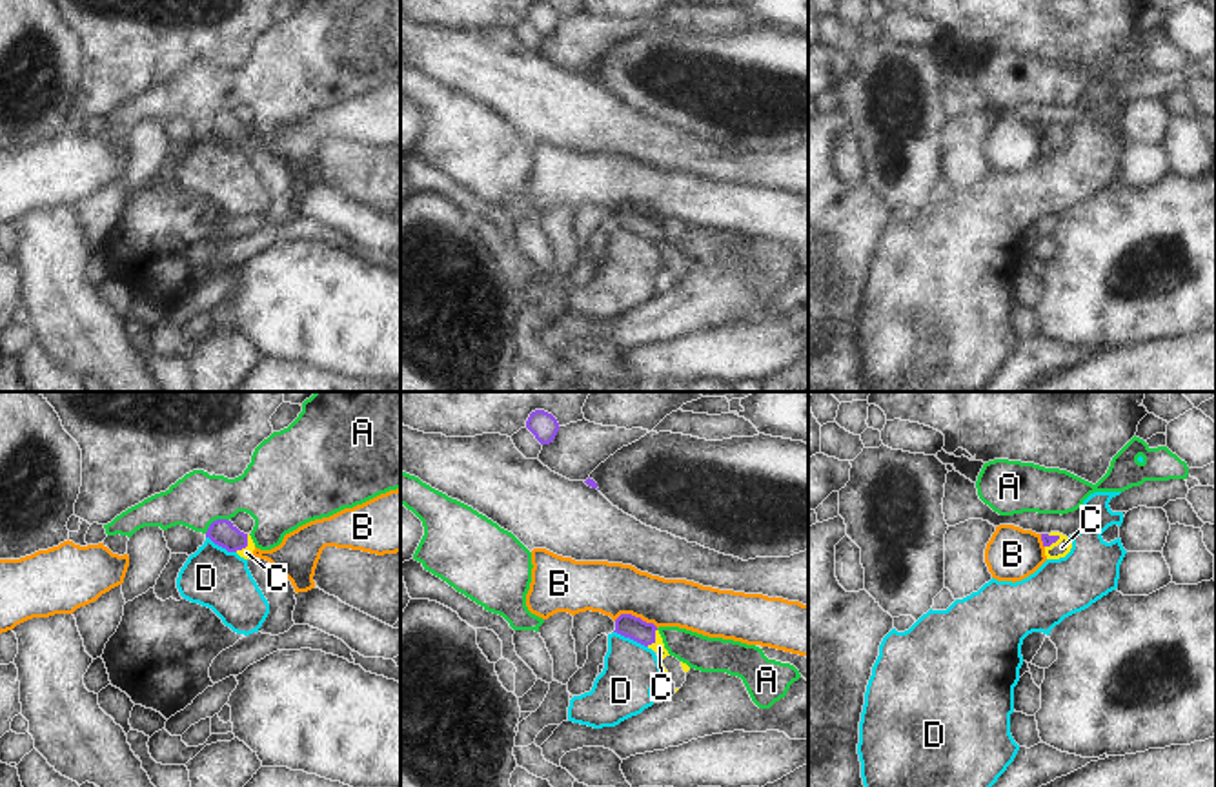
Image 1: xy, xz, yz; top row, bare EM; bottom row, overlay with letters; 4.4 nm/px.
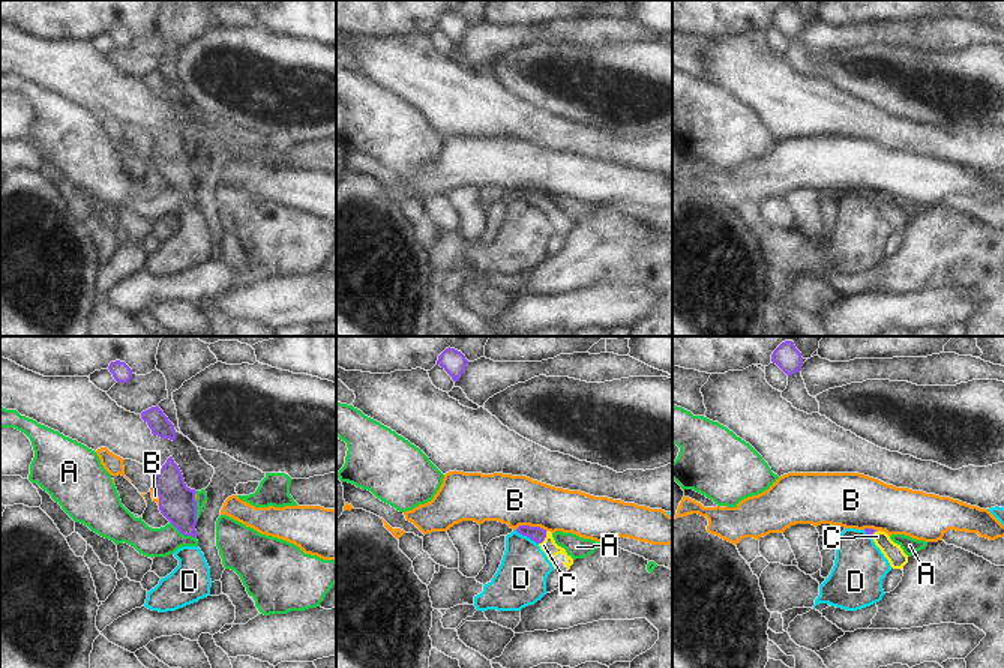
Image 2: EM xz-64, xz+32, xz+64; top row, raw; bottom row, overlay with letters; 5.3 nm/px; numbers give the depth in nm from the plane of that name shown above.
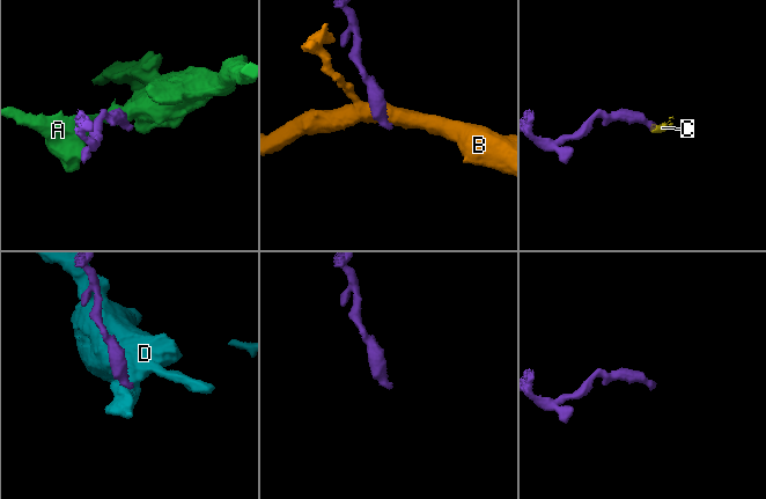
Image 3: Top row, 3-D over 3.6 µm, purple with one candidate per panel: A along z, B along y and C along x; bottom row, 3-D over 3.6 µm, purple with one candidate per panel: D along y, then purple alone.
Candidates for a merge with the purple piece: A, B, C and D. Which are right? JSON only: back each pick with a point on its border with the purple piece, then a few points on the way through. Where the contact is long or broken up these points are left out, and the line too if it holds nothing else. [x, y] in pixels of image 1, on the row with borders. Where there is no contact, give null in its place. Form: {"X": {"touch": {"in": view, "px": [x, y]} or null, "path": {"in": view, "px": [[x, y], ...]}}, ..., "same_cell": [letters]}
{"C": {"touch": {"in": "xy", "px": [246, 545]}, "path": {"in": "xy", "px": [[222, 532], [246, 545], [246, 552]]}}, "same_cell": ["C"]}

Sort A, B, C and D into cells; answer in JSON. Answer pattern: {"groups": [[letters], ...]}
{"groups": [["A"], ["B"], ["C"], ["D"]]}

